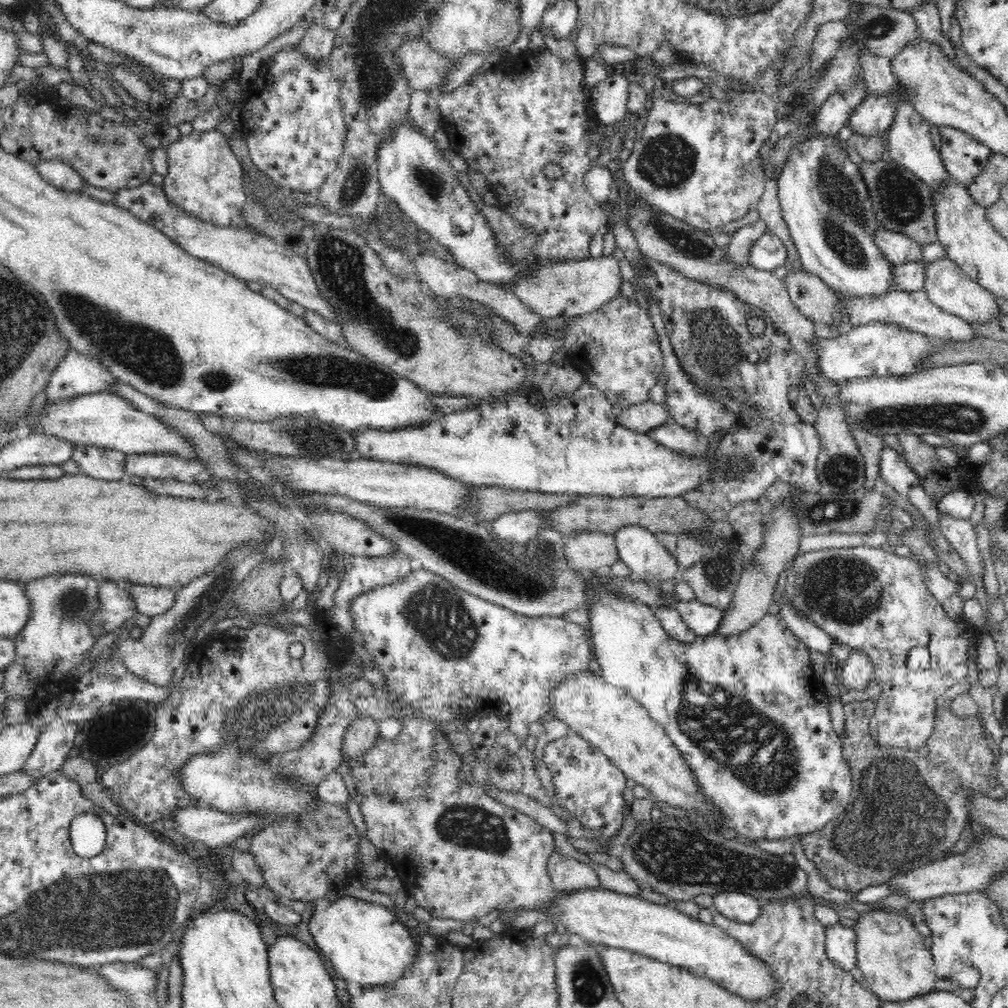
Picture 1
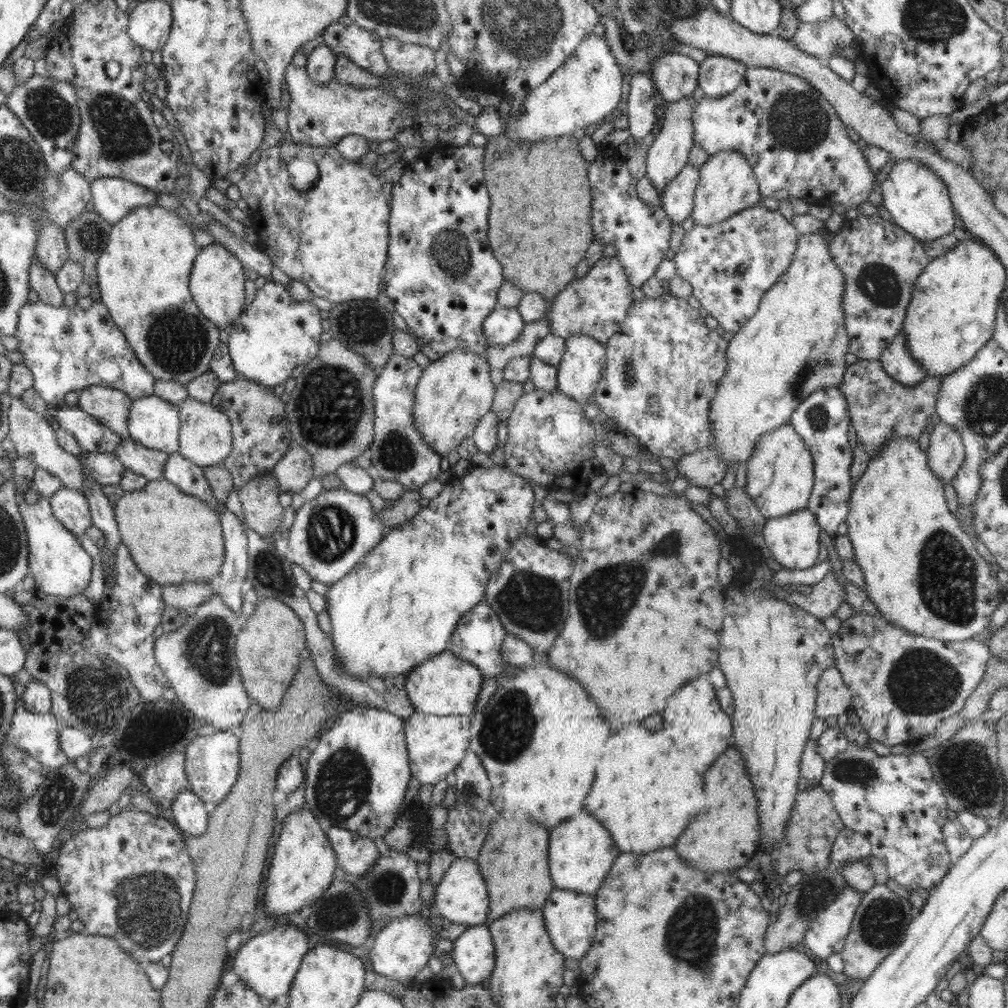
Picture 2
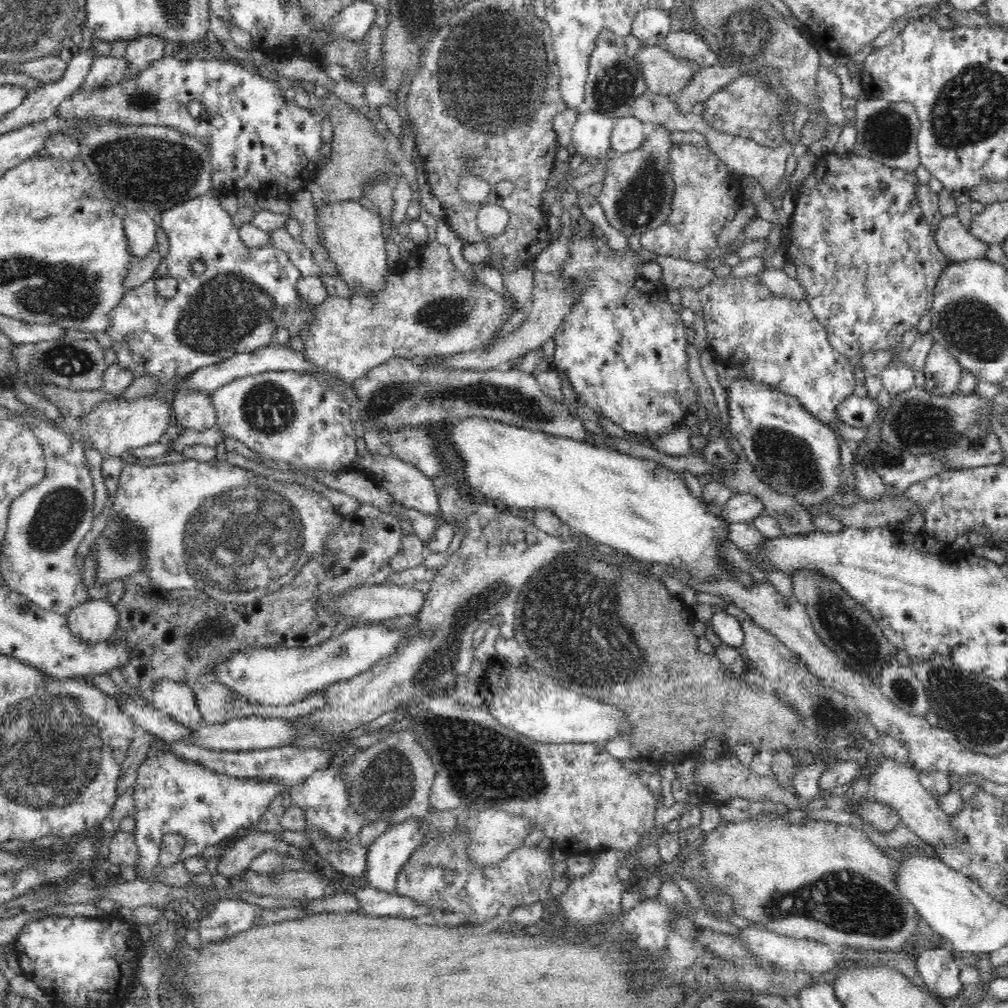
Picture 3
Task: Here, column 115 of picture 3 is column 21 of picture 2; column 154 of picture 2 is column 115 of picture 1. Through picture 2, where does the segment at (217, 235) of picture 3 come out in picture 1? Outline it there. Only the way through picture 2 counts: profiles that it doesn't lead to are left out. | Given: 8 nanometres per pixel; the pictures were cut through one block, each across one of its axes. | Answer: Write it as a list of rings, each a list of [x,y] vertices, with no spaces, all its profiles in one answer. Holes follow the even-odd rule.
[[[69,348],[66,356],[58,362],[58,366],[54,368],[54,372],[50,376],[50,382],[45,391],[45,404],[56,404],[56,402],[62,402],[62,400],[70,400],[70,398],[97,392],[110,392],[113,394],[114,383],[118,383],[117,378],[112,376],[112,373],[102,366],[101,360],[90,358],[80,354],[73,348]]]

